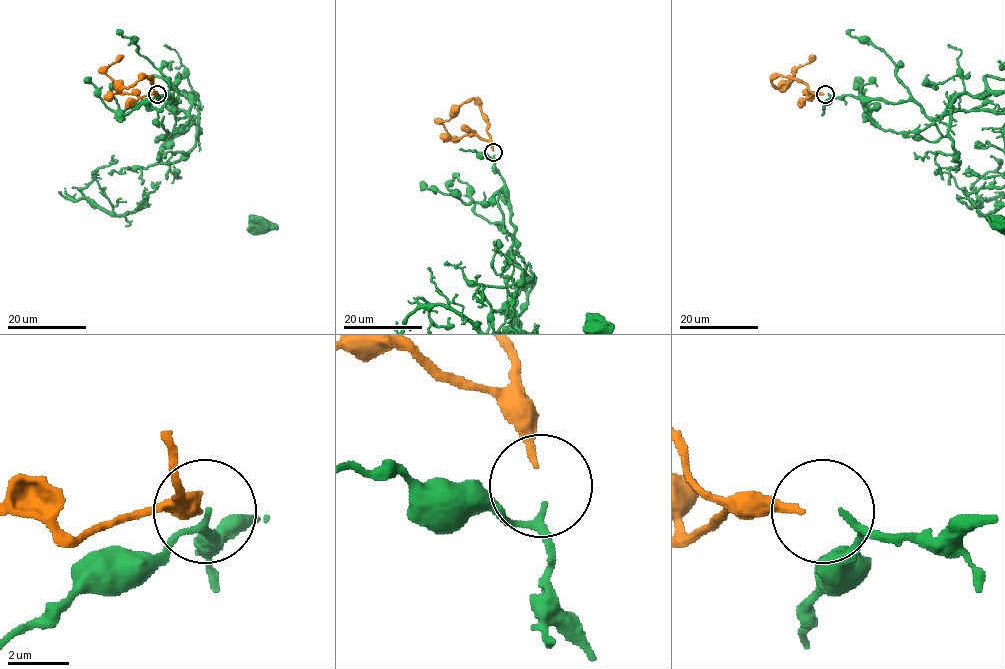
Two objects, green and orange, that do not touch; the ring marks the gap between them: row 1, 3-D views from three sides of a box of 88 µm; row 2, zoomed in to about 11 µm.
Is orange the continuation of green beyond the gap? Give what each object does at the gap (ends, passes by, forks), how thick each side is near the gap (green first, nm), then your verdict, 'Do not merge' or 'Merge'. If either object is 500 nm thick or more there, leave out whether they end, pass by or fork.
At the ring green passes by. At the ring orange ends. Thickness 160 nm (green) against 240 nm. Do not merge

